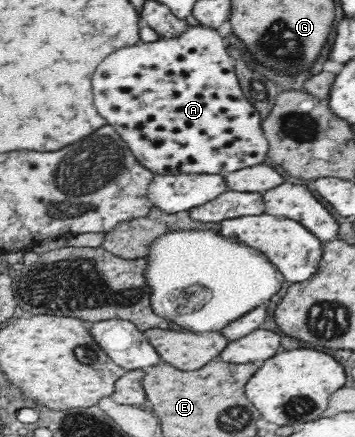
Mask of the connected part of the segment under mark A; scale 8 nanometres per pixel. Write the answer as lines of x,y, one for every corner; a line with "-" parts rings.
191,26
191,29
185,35
181,35
181,37
159,39
149,43
139,41
135,45
118,49
105,57
101,61
101,65
97,65
95,73
93,73
91,85
93,104
95,104
97,113
100,113
106,124
119,134
119,137
125,141
126,147
135,156
135,159
140,165
149,169
149,172
157,175
217,174
224,176
246,167
253,167
267,162
266,157
268,155
269,144
262,130
260,113
255,109
252,102
245,97
236,74
236,69
234,68
234,61
231,59
227,49
226,39
221,37
215,28

